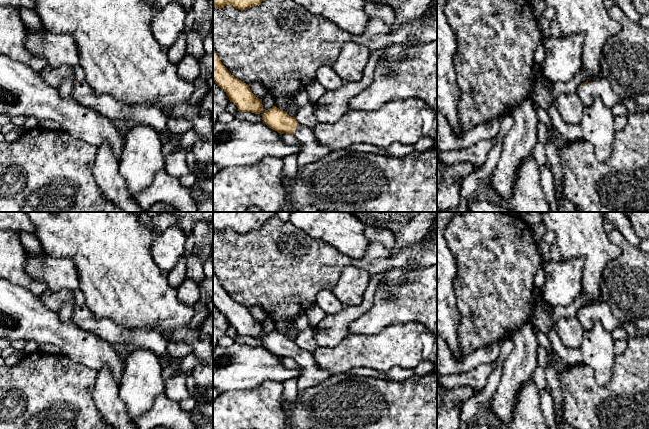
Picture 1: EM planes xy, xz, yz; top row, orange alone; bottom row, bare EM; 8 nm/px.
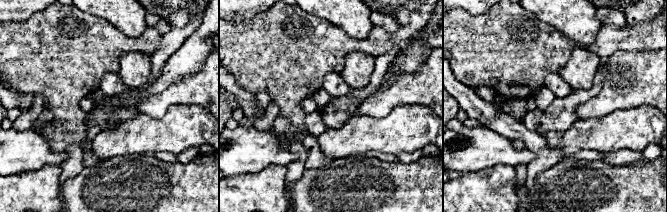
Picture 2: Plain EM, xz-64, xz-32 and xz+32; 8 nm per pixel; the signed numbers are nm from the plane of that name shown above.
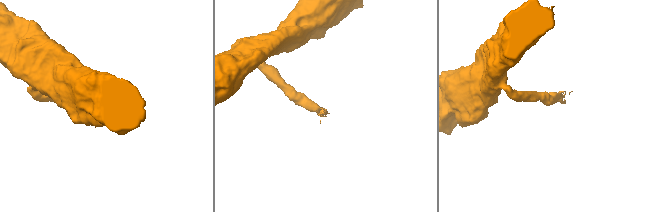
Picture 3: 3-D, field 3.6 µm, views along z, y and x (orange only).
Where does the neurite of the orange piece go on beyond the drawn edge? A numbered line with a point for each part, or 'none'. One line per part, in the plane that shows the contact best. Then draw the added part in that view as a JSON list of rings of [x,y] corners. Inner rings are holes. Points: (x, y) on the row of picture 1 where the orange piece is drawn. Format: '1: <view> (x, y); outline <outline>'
1: xz (312, 151); outline [[[298,125],[295,128],[295,137],[302,146],[297,160],[299,168],[322,159],[332,151],[329,147],[320,144],[312,130],[303,125]]]

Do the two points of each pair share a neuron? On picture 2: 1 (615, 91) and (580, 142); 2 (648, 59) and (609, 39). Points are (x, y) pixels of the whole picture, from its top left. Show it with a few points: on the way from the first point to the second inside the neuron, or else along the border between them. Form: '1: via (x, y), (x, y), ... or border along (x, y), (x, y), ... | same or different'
1: border along (619, 109), (600, 117), (577, 119) | different
2: border along (656, 51), (616, 50), (609, 57) | different

